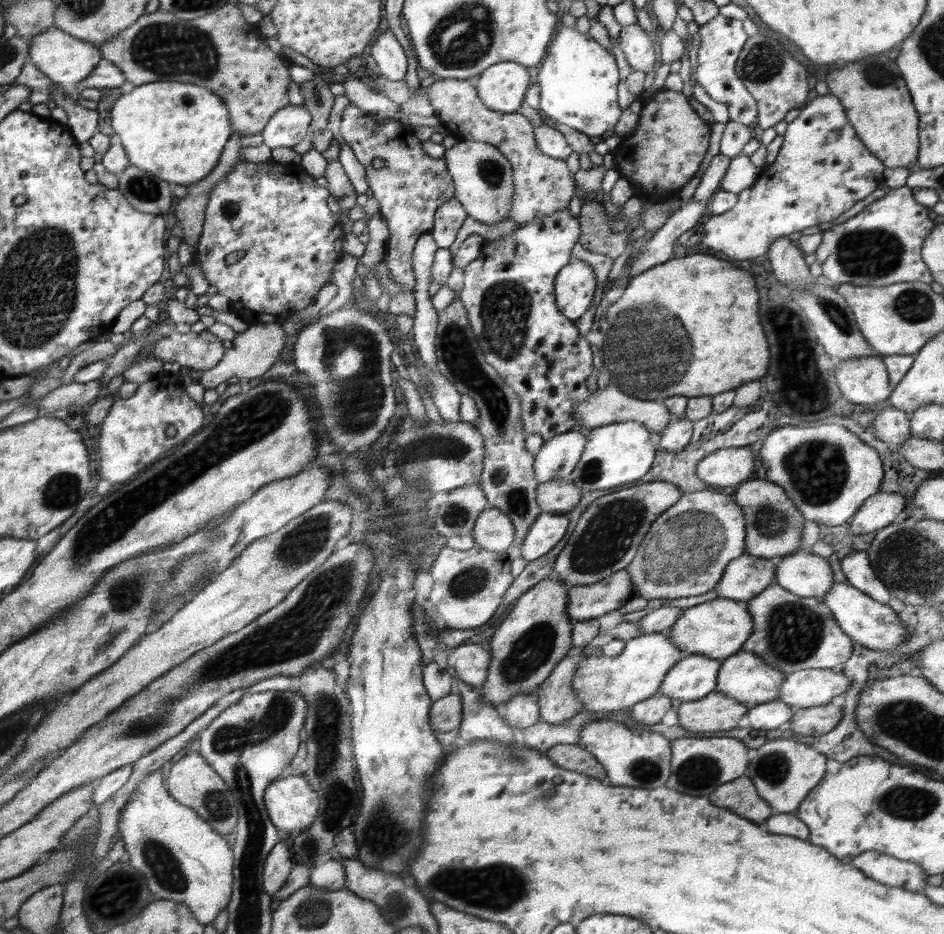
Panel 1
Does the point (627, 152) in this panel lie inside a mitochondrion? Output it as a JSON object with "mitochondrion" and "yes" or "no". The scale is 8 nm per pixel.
{"mitochondrion":"no"}

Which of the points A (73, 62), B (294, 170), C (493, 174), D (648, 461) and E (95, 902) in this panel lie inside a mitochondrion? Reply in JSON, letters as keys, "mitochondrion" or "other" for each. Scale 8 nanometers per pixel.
{"A":"other","B":"other","C":"mitochondrion","D":"other","E":"other"}

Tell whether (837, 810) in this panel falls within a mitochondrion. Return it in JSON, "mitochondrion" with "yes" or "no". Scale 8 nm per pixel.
{"mitochondrion":"no"}

